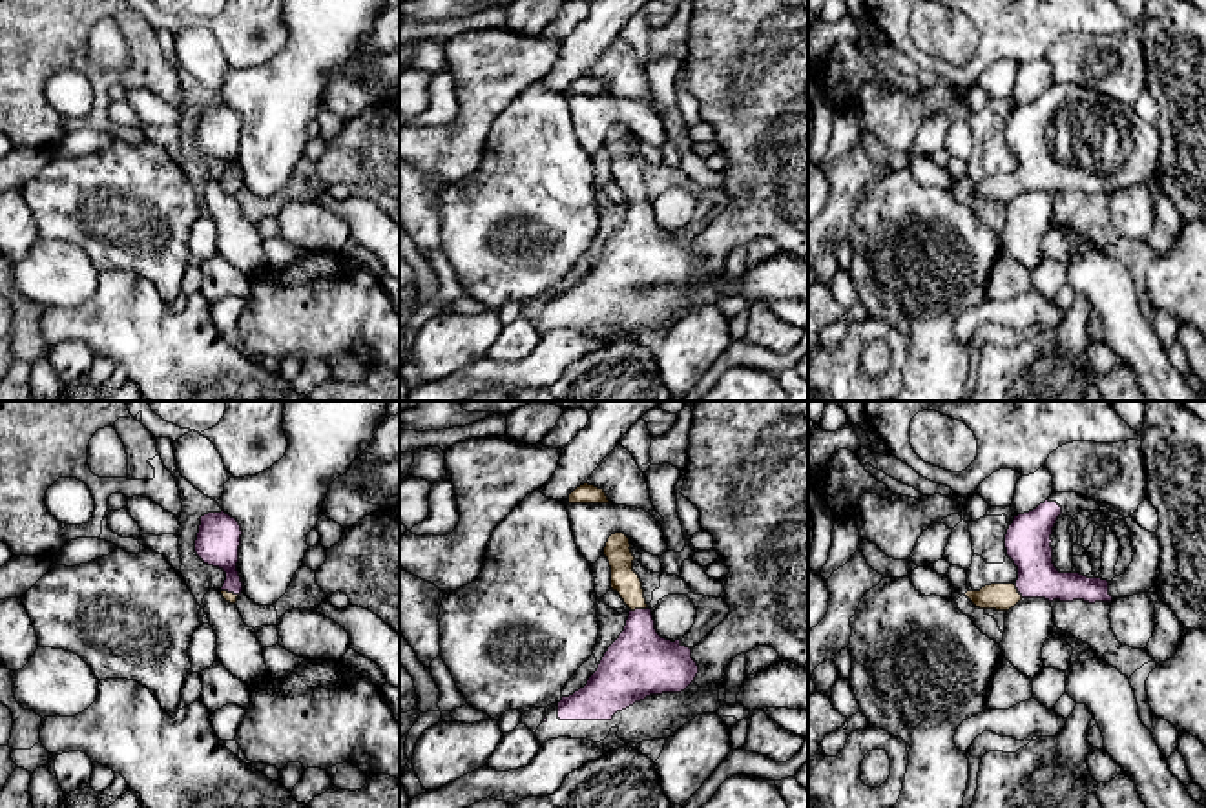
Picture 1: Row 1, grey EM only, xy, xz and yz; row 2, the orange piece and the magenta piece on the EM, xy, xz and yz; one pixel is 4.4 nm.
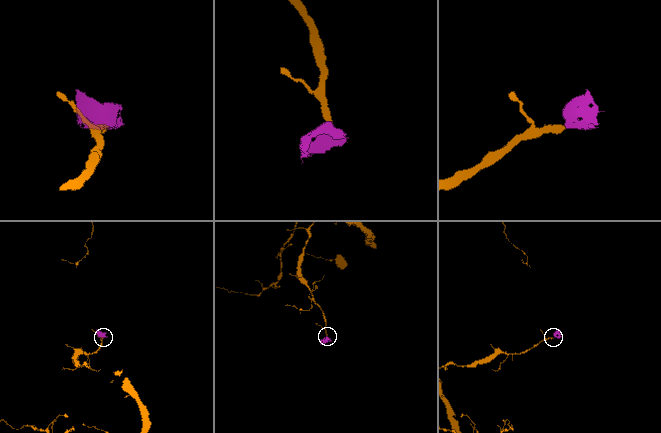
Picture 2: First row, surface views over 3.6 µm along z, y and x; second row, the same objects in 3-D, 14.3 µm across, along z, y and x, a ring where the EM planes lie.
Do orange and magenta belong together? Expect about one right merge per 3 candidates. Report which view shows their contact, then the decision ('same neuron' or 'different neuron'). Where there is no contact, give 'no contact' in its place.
meets orange in xz; same neuron

